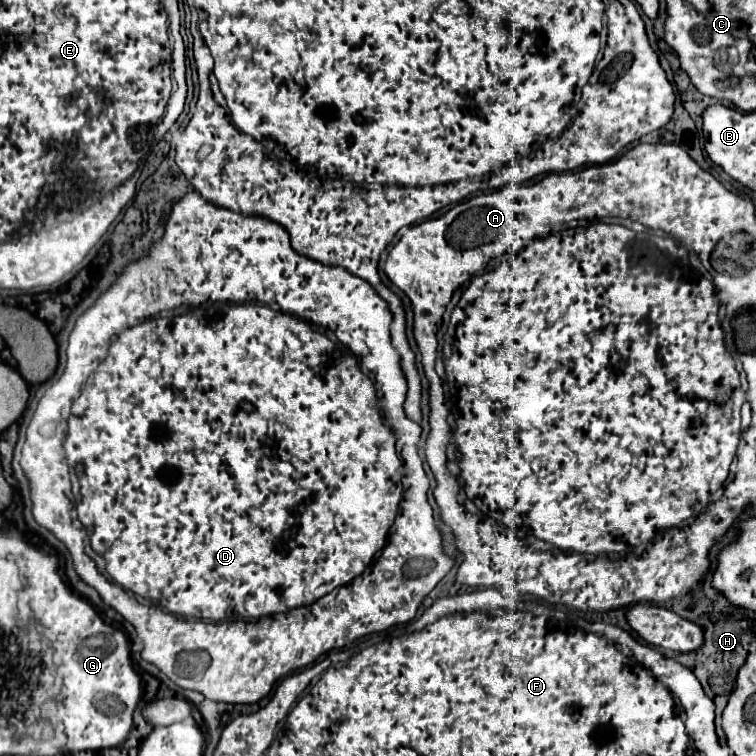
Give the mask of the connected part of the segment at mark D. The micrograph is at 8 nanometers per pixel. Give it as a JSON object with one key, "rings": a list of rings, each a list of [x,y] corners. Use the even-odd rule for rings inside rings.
{"rings":[[[190,191],[190,193],[186,193],[186,197],[182,197],[180,201],[176,201],[176,205],[172,207],[172,213],[170,213],[170,217],[168,217],[168,221],[166,221],[166,227],[164,227],[164,235],[162,235],[162,239],[158,239],[158,241],[154,241],[152,245],[150,245],[150,251],[148,251],[148,255],[142,255],[140,259],[134,259],[134,261],[130,261],[124,269],[122,269],[122,273],[118,275],[118,279],[96,299],[96,303],[92,305],[92,307],[88,307],[80,317],[78,317],[78,321],[76,321],[76,325],[74,325],[74,329],[72,329],[72,333],[70,333],[70,343],[68,343],[68,361],[66,361],[66,369],[64,369],[64,373],[62,373],[62,377],[52,385],[52,387],[48,387],[46,389],[46,393],[44,393],[44,397],[38,401],[38,407],[36,407],[36,411],[34,411],[34,417],[32,417],[32,421],[30,421],[30,425],[28,425],[28,429],[26,429],[26,443],[24,443],[24,447],[22,447],[22,459],[20,459],[20,465],[22,465],[22,471],[24,471],[24,475],[26,475],[26,479],[28,479],[28,483],[30,483],[30,499],[32,499],[32,515],[34,515],[34,521],[40,525],[40,527],[44,527],[44,529],[48,529],[50,533],[54,533],[54,537],[58,539],[58,541],[62,541],[64,543],[64,547],[68,549],[68,553],[72,555],[72,563],[74,563],[74,569],[76,569],[76,573],[80,575],[80,579],[84,581],[84,583],[88,583],[92,589],[96,589],[98,593],[100,593],[100,597],[102,597],[102,601],[108,605],[108,607],[112,607],[116,613],[120,613],[134,629],[136,629],[136,633],[138,633],[138,637],[142,639],[142,659],[144,661],[148,661],[148,663],[152,663],[152,665],[156,665],[164,675],[168,675],[168,679],[172,679],[178,687],[182,687],[182,689],[192,689],[192,691],[198,691],[198,693],[202,693],[204,697],[208,697],[210,701],[216,701],[216,703],[232,703],[232,705],[252,705],[252,703],[256,703],[256,701],[260,701],[262,697],[266,697],[270,691],[272,691],[272,687],[276,685],[276,681],[278,679],[282,679],[282,677],[286,677],[288,673],[292,673],[292,671],[296,671],[296,669],[302,669],[302,667],[306,667],[306,665],[310,665],[310,663],[314,663],[318,657],[322,657],[324,653],[328,653],[328,651],[332,651],[332,649],[342,649],[344,645],[348,645],[348,643],[352,643],[354,639],[358,639],[358,637],[364,637],[364,635],[368,635],[368,633],[376,633],[380,631],[384,631],[388,629],[388,627],[392,627],[394,625],[398,625],[398,623],[406,623],[406,621],[410,621],[410,619],[414,619],[414,615],[416,615],[416,611],[418,611],[418,607],[420,607],[420,603],[422,603],[422,599],[438,585],[438,581],[452,569],[452,565],[454,565],[454,557],[452,555],[448,555],[448,553],[444,553],[444,547],[442,547],[442,533],[440,533],[440,529],[436,527],[436,521],[434,521],[434,511],[432,511],[432,505],[428,503],[428,489],[430,489],[430,479],[428,479],[428,475],[426,475],[426,471],[424,471],[424,461],[422,461],[422,457],[420,457],[420,453],[418,453],[418,447],[420,447],[420,435],[422,435],[422,427],[418,425],[418,423],[414,423],[414,421],[410,421],[408,417],[406,417],[406,413],[404,413],[404,401],[406,401],[406,391],[408,391],[408,385],[406,385],[406,377],[404,377],[404,371],[402,371],[402,367],[400,367],[400,355],[398,355],[398,351],[394,349],[394,345],[392,345],[392,339],[390,339],[390,323],[392,323],[392,313],[390,313],[390,309],[388,309],[388,303],[376,293],[376,289],[372,289],[372,285],[368,285],[366,281],[362,281],[360,277],[356,277],[356,275],[352,275],[352,273],[348,273],[346,269],[340,269],[340,267],[330,267],[330,265],[320,265],[318,261],[312,261],[312,259],[308,259],[308,257],[300,257],[294,249],[292,249],[292,245],[290,245],[290,237],[288,237],[288,231],[282,227],[282,225],[276,225],[274,221],[266,221],[266,217],[248,217],[248,215],[242,215],[242,213],[236,213],[236,211],[228,211],[228,209],[224,209],[224,207],[218,207],[218,205],[214,205],[214,203],[210,203],[210,201],[206,201],[198,191]],[[258,303],[278,303],[280,305],[280,309],[282,311],[286,311],[286,313],[280,313],[280,311],[274,311],[274,309],[270,309],[268,305],[258,305]],[[180,307],[192,307],[192,309],[188,309],[186,313],[180,313],[180,315],[170,315],[170,317],[156,317],[156,315],[160,315],[160,313],[164,313],[164,311],[174,311],[174,309],[180,309]],[[316,327],[328,327],[328,329],[332,329],[334,333],[336,333],[336,337],[344,343],[334,343],[330,337],[326,337],[322,331],[318,331]],[[390,527],[396,527],[396,531],[390,535],[390,539],[388,539],[388,531],[390,531]],[[88,539],[90,539],[90,547],[98,553],[98,555],[102,555],[102,559],[106,561],[106,567],[104,567],[104,571],[106,571],[106,575],[114,581],[114,583],[118,583],[120,587],[116,587],[112,581],[108,581],[108,577],[104,575],[104,573],[100,573],[98,571],[98,567],[94,565],[94,561],[84,553],[84,545],[88,543]],[[380,551],[380,557],[376,559],[376,563],[374,565],[370,565],[372,563],[372,559],[374,559],[374,555]],[[126,591],[132,591],[134,595],[140,595],[140,597],[146,597],[146,599],[150,599],[154,605],[158,605],[158,607],[154,607],[154,605],[142,605],[142,603],[138,603],[136,599],[130,599],[130,595],[126,593]]]}

